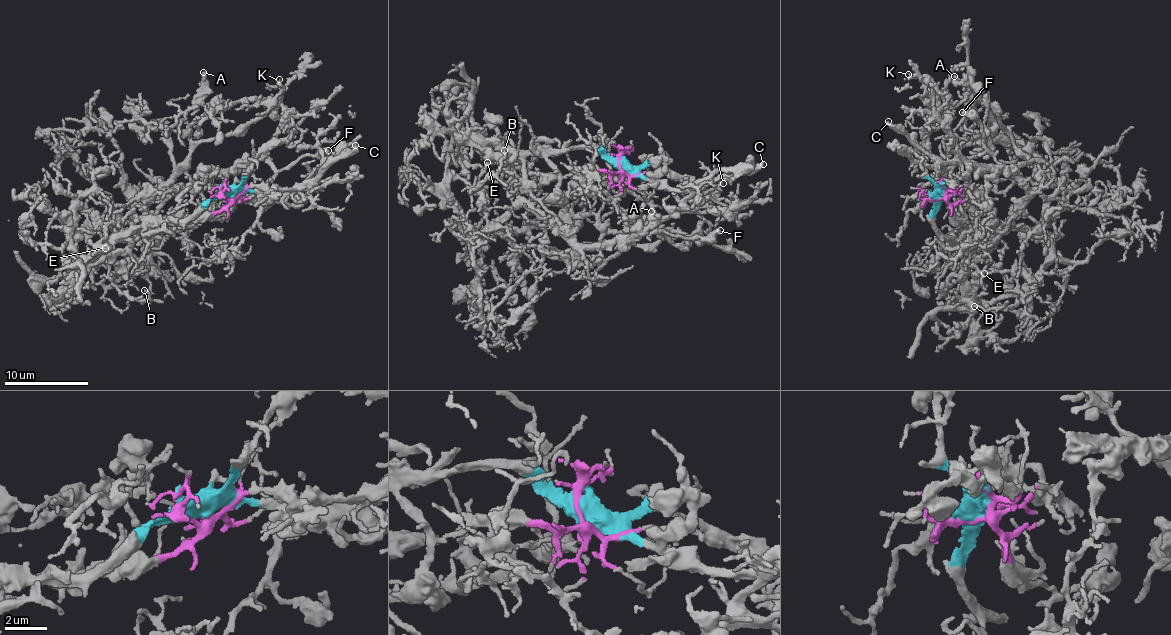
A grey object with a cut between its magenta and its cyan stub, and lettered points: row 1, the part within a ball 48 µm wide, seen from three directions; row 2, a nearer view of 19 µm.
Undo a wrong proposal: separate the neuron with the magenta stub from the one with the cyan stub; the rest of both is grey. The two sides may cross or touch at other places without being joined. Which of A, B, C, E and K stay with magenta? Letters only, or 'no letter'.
A, B, E, K

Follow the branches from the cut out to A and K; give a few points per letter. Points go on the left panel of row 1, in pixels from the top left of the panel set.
A: (226, 197), (226, 206), (179, 223), (122, 225), (182, 168), (189, 135), (177, 119), (195, 103), (202, 71)
K: (226, 197), (179, 223), (152, 219), (211, 214), (215, 189), (195, 183), (190, 154), (273, 108), (279, 79)

